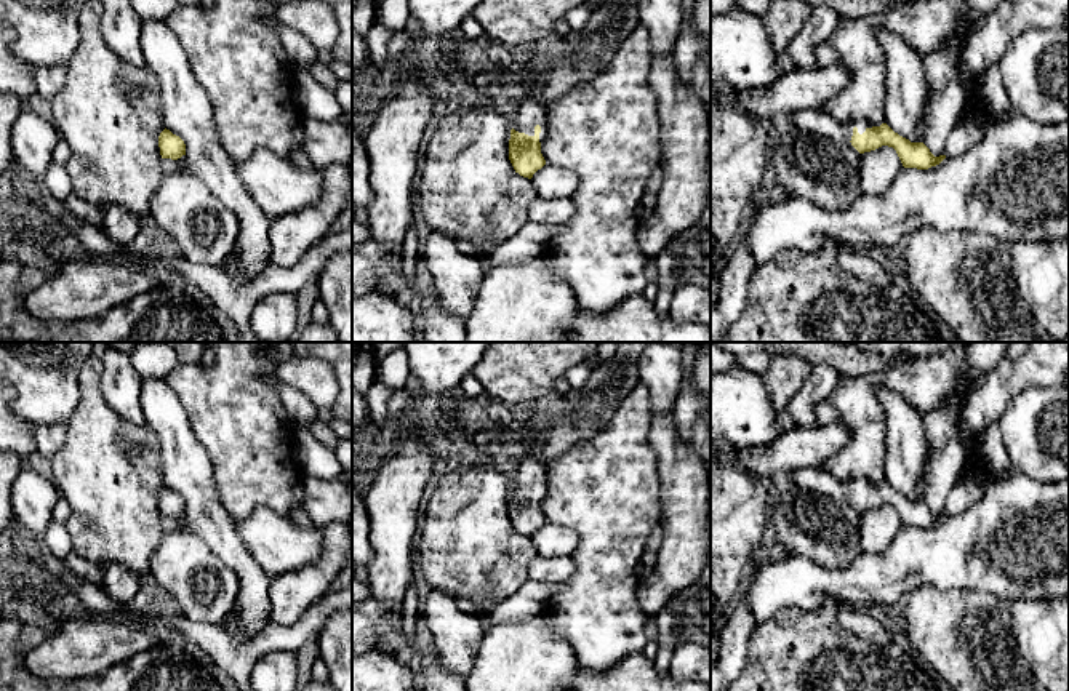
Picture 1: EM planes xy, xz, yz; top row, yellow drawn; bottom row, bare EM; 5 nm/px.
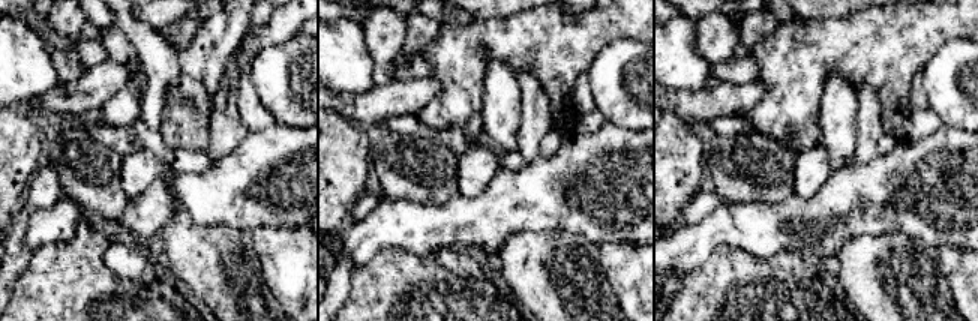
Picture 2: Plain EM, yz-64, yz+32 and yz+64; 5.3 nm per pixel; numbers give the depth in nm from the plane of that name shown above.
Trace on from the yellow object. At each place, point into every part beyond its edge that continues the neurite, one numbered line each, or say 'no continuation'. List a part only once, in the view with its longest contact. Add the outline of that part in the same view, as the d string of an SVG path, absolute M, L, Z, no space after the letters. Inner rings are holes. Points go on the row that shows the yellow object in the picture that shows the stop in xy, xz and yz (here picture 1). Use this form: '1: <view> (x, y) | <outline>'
1: xz (532, 112) | M533 94L522 101L518 110L512 118L512 128L518 133L534 136L536 125L541 126L539 142L543 142L547 134L546 109L539 96Z

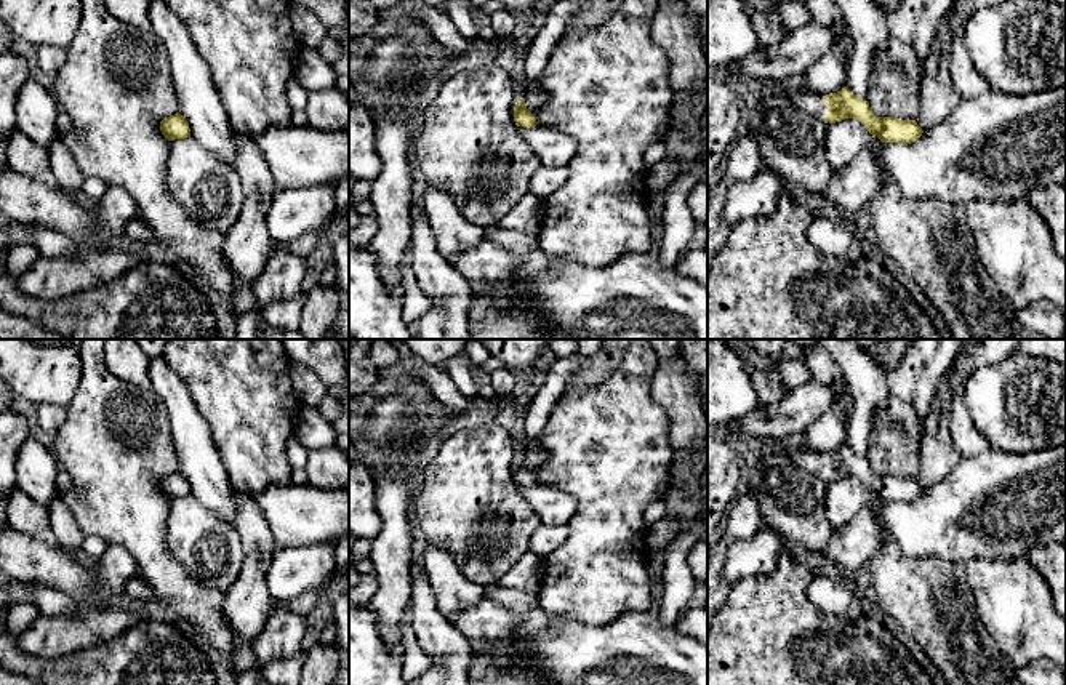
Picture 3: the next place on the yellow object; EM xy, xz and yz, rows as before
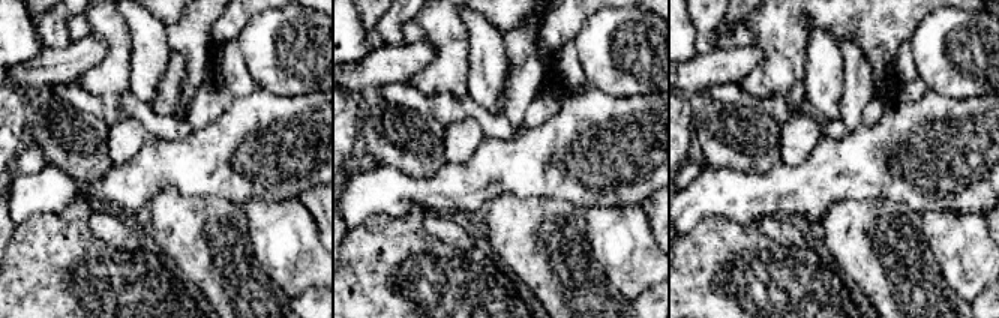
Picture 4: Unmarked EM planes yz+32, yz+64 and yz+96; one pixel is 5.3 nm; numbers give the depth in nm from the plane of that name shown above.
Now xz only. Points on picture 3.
1: xz (533, 100) | M536 90L535 93L530 93L525 99L527 107L535 109L541 106L544 101L544 93L541 90Z

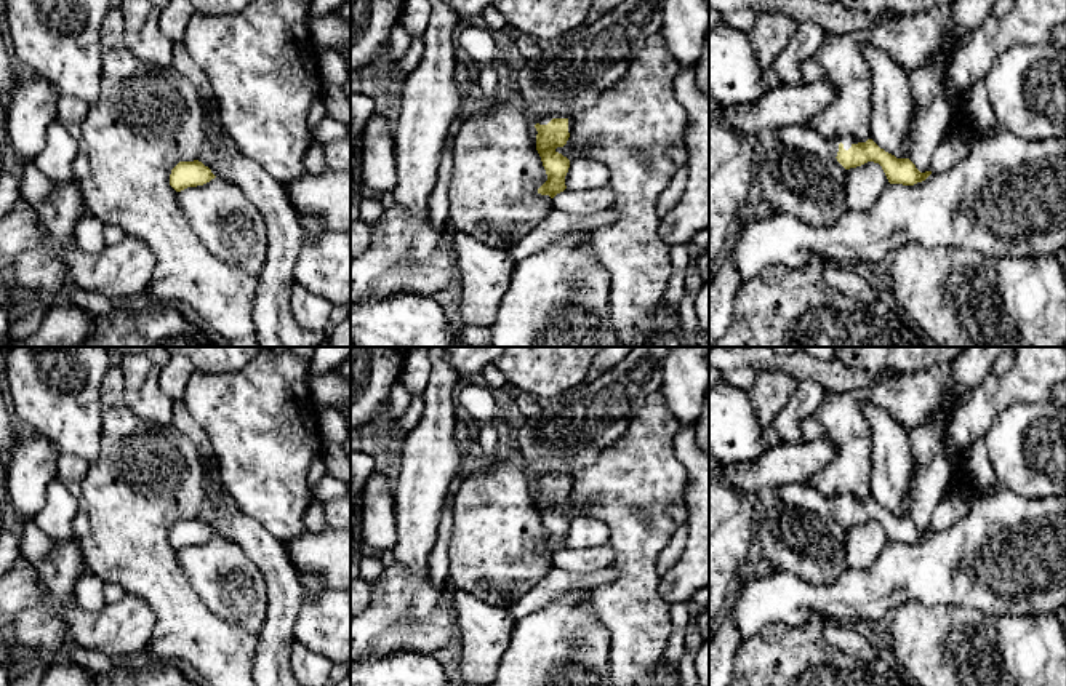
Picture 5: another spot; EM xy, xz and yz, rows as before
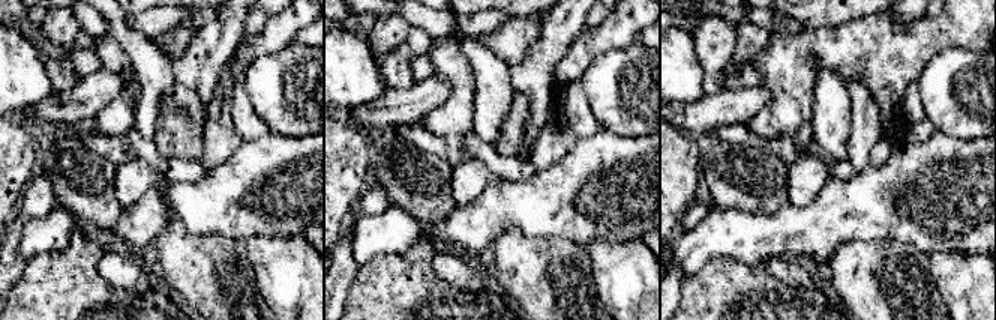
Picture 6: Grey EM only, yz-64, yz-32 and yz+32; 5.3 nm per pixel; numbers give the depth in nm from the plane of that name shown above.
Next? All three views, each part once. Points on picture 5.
1: yz (802, 138) | M807 125L779 128L770 136L767 136L767 141L781 141L783 144L794 147L797 150L807 150L807 152L816 154L818 157L831 158L836 162L837 162L836 157L837 157L840 142L844 144L845 150L848 150L853 144L858 144L848 136L824 139Z

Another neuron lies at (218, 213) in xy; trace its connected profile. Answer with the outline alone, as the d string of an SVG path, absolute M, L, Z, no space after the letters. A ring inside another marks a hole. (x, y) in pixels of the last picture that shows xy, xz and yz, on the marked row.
M214 177L178 192L179 208L194 235L218 259L258 275L267 256L267 233L259 209L234 182Z

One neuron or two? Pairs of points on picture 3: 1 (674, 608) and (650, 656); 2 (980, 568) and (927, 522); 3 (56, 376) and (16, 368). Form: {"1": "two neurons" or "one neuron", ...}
{"1": "two neurons", "2": "two neurons", "3": "one neuron"}

